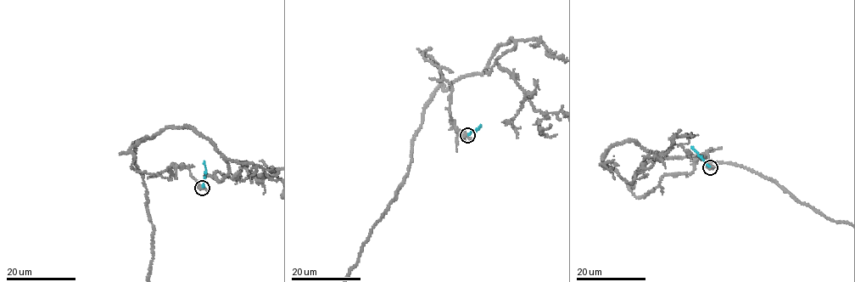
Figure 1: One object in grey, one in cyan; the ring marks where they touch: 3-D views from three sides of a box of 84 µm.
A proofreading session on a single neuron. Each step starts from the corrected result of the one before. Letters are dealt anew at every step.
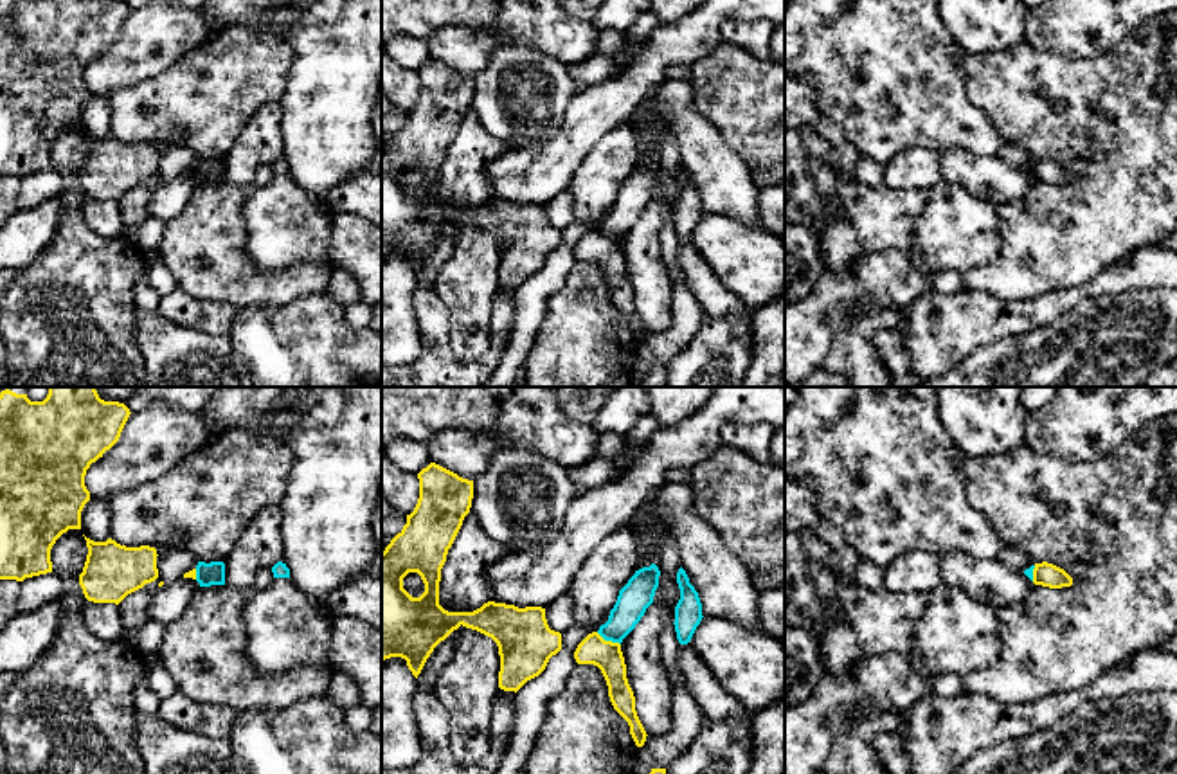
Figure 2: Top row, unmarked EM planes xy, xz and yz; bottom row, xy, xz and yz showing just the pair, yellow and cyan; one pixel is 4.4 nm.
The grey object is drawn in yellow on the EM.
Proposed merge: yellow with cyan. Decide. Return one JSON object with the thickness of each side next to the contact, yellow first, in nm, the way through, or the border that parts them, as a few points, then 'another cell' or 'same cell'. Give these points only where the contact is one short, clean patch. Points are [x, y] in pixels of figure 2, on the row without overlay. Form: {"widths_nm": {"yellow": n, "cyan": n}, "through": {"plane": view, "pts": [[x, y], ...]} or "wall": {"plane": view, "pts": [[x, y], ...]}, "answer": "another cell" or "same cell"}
{"widths_nm": {"yellow": 140, "cyan": 150}, "wall": {"plane": "xz", "pts": [[596, 229], [619, 242]]}, "answer": "another cell"}

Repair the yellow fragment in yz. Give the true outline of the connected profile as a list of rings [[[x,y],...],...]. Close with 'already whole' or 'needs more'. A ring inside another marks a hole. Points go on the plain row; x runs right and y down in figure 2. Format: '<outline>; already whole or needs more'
[[[1042,158],[1042,160],[1035,160],[1033,180],[1049,185],[1062,185],[1062,184],[1071,184],[1073,175],[1064,166]]]; already whole

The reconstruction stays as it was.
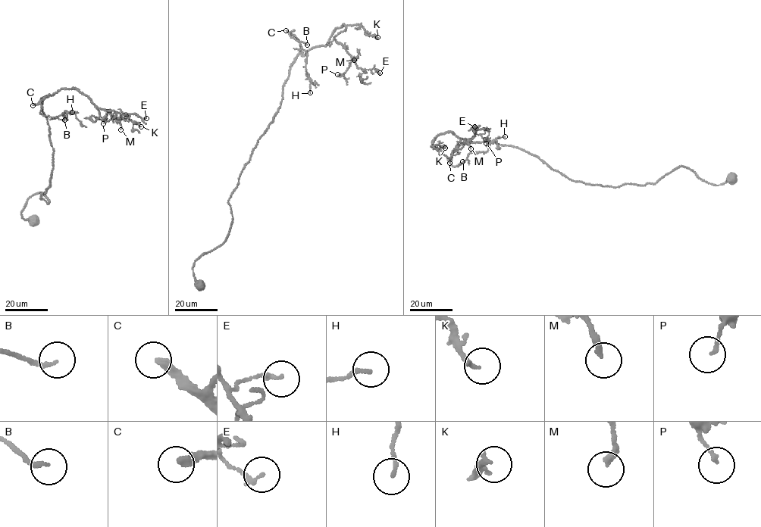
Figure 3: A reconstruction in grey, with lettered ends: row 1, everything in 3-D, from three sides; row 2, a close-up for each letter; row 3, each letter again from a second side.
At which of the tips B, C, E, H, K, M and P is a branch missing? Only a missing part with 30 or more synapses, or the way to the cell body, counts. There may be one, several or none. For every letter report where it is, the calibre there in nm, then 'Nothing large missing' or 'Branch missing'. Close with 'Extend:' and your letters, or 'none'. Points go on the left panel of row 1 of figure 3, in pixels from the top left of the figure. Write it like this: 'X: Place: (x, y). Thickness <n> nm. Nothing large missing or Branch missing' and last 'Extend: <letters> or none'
B: Place: (64, 120). Thickness 150 nm. Nothing large missing
C: Place: (32, 105). Thickness 320 nm. Branch missing
E: Place: (146, 118). Thickness 160 nm. Nothing large missing
H: Place: (72, 112). Thickness 150 nm. Nothing large missing
K: Place: (141, 126). Thickness 180 nm. Branch missing
M: Place: (120, 129). Thickness 260 nm. Nothing large missing
P: Place: (103, 123). Thickness 130 nm. Nothing large missing
Extend: C, K

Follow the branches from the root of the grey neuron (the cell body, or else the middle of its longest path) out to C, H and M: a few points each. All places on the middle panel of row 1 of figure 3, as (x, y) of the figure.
C: (200, 283), (193, 263), (223, 243), (233, 218), (228, 200), (280, 107), (300, 50), (286, 30)
H: (200, 283), (193, 263), (223, 243), (228, 200), (280, 107), (300, 50), (293, 29), (310, 92)
M: (200, 283), (193, 263), (223, 243), (228, 200), (280, 107), (292, 63), (342, 24), (334, 38), (354, 60)

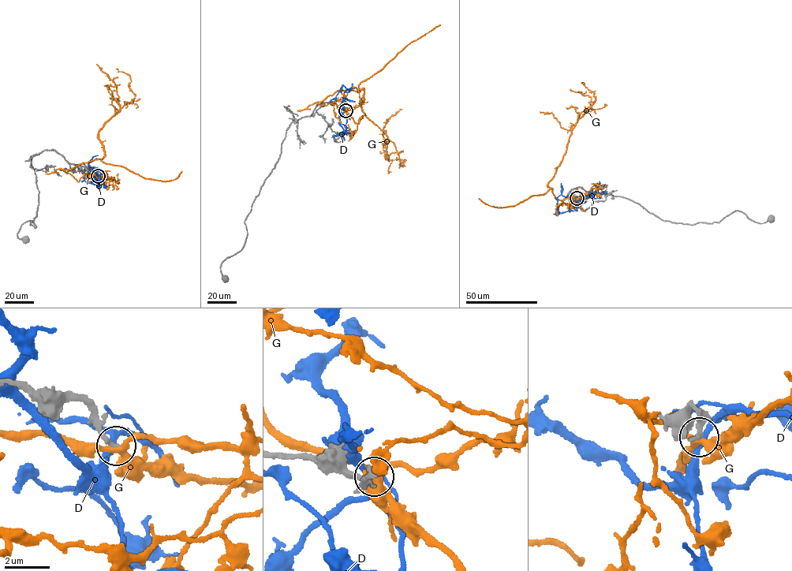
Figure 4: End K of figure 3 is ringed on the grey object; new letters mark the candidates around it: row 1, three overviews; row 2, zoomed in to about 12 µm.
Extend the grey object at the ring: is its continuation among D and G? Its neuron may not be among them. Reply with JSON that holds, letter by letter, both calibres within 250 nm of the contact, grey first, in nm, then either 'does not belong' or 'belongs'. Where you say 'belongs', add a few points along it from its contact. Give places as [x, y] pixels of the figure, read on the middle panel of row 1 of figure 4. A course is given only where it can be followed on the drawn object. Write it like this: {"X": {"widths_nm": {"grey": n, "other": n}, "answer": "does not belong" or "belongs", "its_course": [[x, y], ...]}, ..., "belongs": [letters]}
{"D": {"widths_nm": {"grey": 200, "other": 220}, "answer": "does not belong"}, "G": {"widths_nm": {"grey": 190, "other": 260}, "answer": "does not belong"}, "belongs": []}

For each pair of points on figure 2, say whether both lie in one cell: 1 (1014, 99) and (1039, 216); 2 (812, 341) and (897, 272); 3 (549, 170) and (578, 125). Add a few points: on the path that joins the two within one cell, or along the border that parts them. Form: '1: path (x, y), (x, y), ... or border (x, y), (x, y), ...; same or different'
1: path (1044, 130), (1075, 162), (1075, 184), (1069, 189); same
2: path (830, 321), (875, 279); same
3: path (557, 159), (578, 135); same

